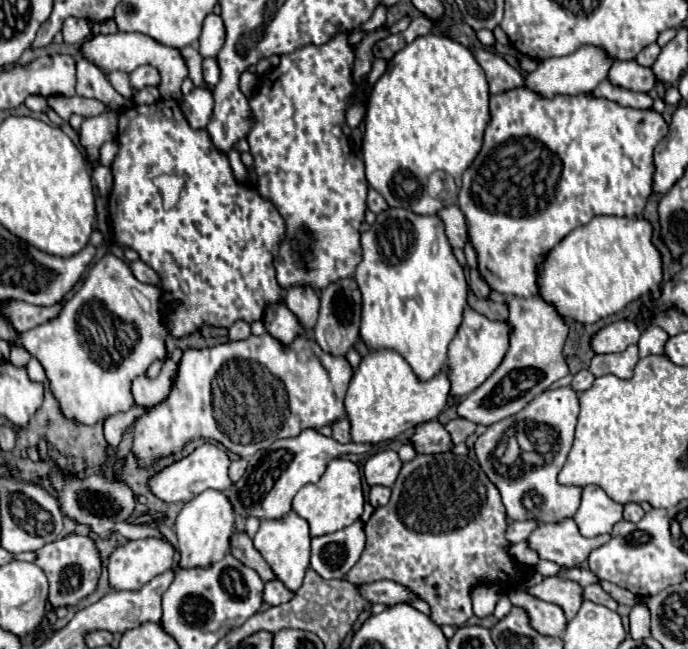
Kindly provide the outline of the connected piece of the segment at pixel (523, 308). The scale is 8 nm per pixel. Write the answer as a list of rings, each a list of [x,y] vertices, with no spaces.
[[[491,292],[491,300],[499,300],[509,308],[509,322],[513,324],[511,346],[501,362],[501,366],[477,388],[473,390],[457,408],[461,418],[467,418],[475,424],[491,426],[507,416],[523,410],[535,396],[551,388],[557,380],[569,374],[569,368],[563,358],[563,344],[569,334],[567,320],[557,312],[557,308],[543,298],[521,300],[517,296],[505,296]]]

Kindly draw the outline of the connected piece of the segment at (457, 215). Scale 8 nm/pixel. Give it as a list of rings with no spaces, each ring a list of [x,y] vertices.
[[[447,206],[441,212],[437,212],[439,218],[445,222],[445,232],[449,236],[449,242],[453,248],[463,248],[469,242],[467,232],[467,220],[459,206]]]

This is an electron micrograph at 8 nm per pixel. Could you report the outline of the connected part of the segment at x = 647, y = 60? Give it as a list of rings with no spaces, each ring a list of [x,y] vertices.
[[[649,44],[647,48],[643,48],[643,50],[639,52],[637,62],[639,62],[641,66],[651,66],[651,64],[657,60],[659,52],[661,52],[661,46],[659,46],[659,44]]]

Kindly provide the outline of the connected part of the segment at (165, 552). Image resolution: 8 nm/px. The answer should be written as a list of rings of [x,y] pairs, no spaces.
[[[141,538],[141,540],[129,540],[127,544],[115,548],[115,552],[109,556],[109,586],[115,590],[139,590],[149,580],[159,576],[161,572],[169,570],[173,566],[175,550],[171,542],[165,538]]]

